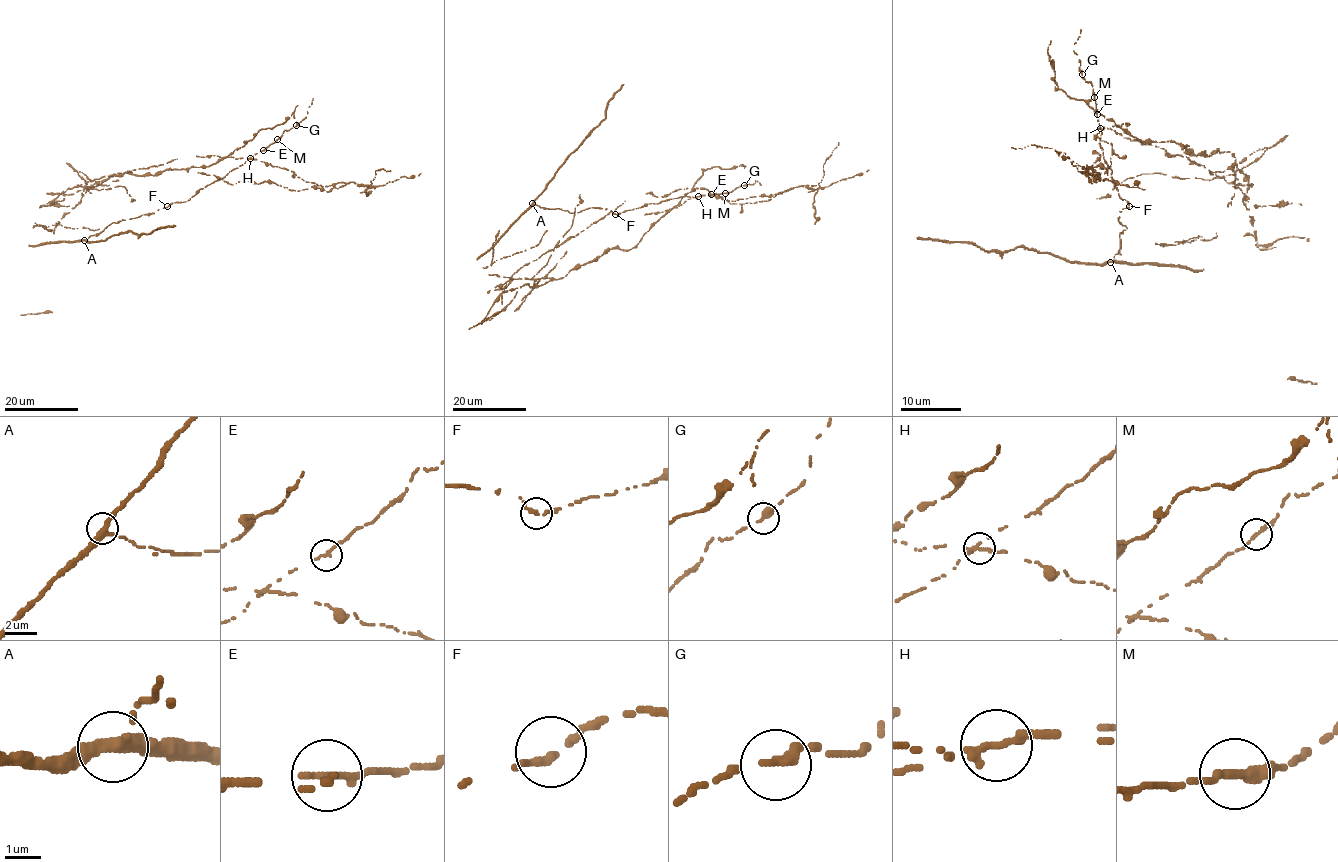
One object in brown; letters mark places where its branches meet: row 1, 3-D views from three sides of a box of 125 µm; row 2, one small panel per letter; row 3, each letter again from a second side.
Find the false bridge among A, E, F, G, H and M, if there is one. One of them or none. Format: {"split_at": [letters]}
{"split_at": ["H"]}

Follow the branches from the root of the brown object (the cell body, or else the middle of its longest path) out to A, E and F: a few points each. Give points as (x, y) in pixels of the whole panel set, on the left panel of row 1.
A: (239, 158), (245, 162), (200, 189), (190, 200), (171, 203), (135, 218), (113, 222), (84, 240)
E: (239, 158), (246, 161), (263, 150)
F: (239, 158), (245, 162), (223, 178), (200, 189), (190, 200), (167, 206)

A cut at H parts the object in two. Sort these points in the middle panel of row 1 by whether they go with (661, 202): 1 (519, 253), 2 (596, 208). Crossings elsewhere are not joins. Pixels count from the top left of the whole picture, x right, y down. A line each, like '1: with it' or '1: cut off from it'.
1: cut off from it
2: with it

